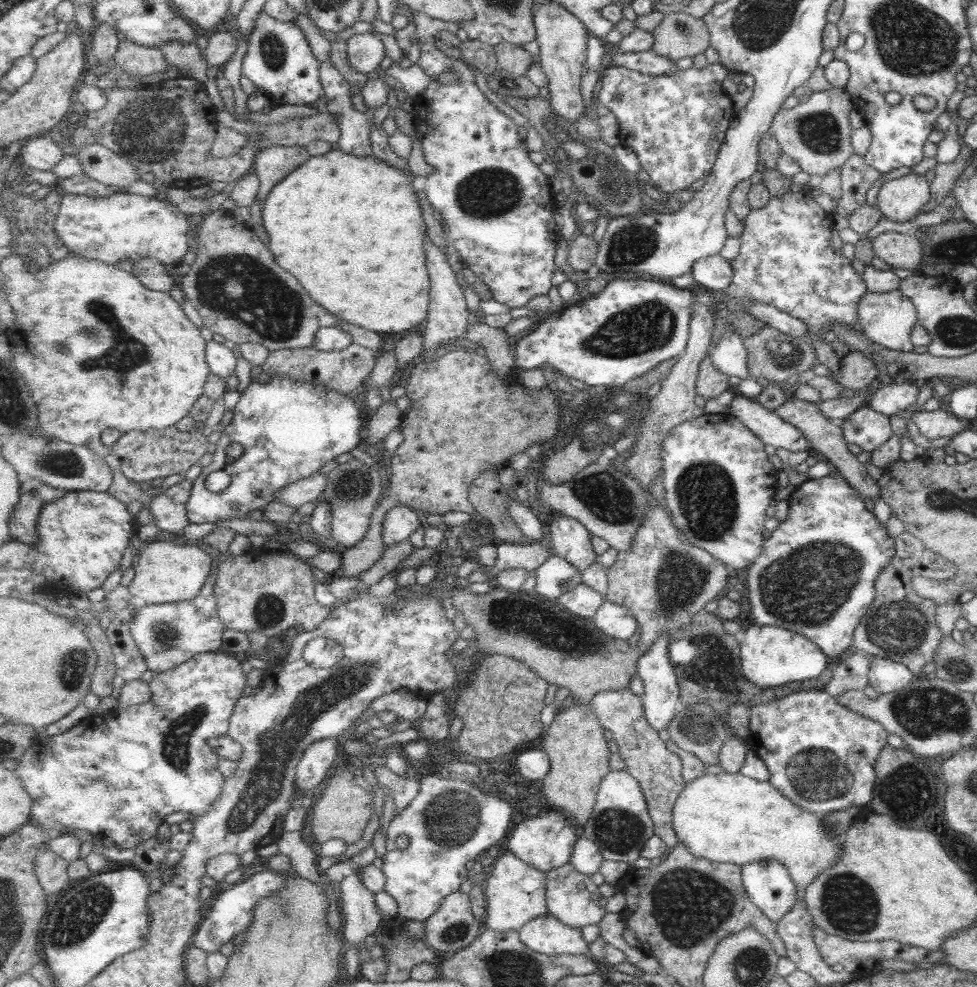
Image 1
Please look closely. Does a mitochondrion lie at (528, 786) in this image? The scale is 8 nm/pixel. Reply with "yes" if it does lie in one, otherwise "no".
no

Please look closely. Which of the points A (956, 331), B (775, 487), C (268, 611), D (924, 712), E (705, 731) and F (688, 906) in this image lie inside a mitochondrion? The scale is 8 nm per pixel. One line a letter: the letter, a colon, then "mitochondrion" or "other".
A: mitochondrion
B: other
C: mitochondrion
D: mitochondrion
E: mitochondrion
F: mitochondrion

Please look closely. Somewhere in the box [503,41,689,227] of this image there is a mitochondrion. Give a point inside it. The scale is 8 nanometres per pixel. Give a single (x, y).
(619, 195)

